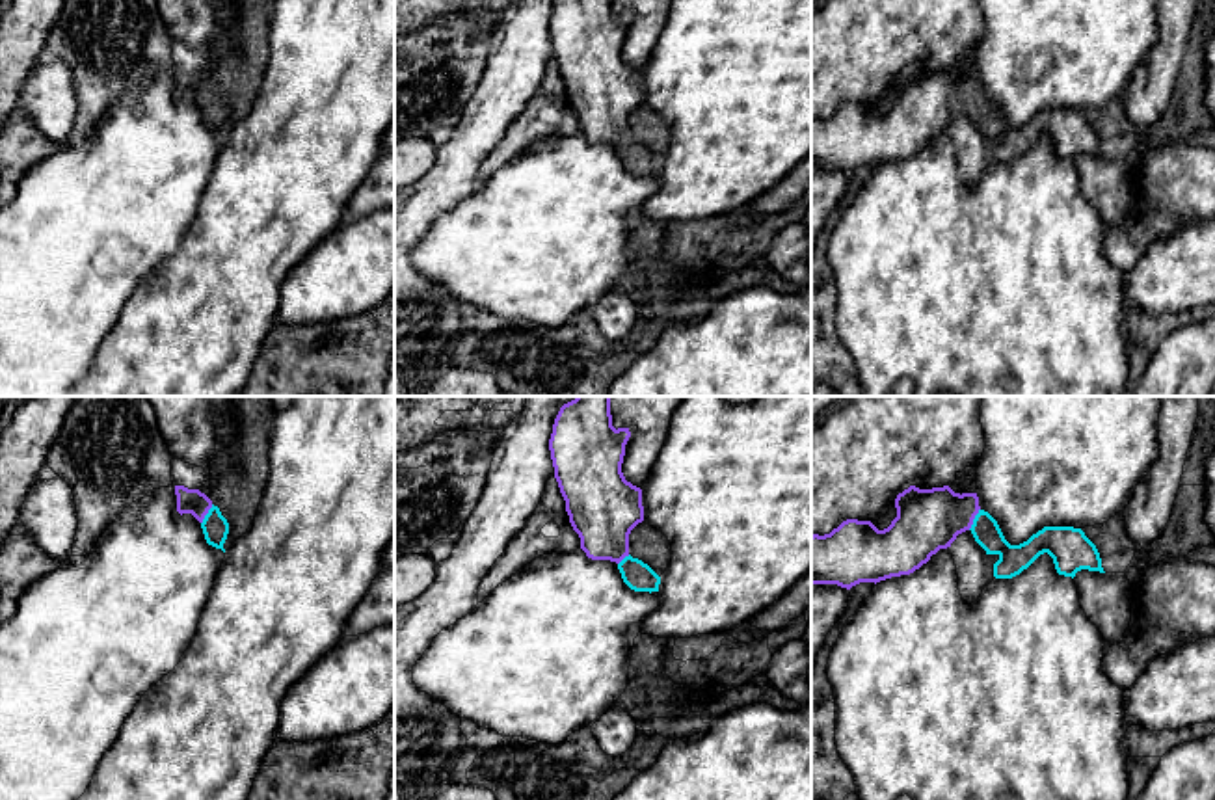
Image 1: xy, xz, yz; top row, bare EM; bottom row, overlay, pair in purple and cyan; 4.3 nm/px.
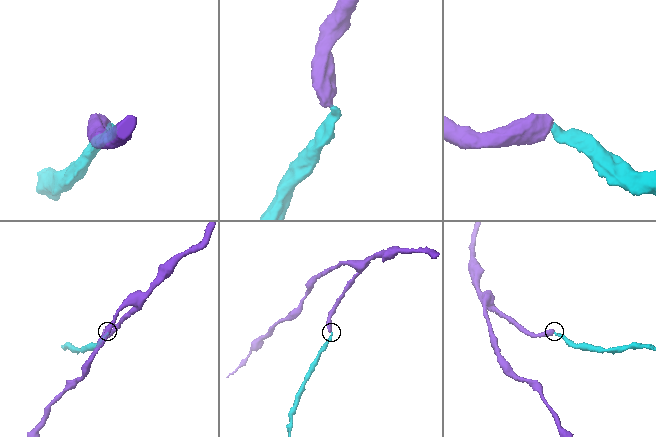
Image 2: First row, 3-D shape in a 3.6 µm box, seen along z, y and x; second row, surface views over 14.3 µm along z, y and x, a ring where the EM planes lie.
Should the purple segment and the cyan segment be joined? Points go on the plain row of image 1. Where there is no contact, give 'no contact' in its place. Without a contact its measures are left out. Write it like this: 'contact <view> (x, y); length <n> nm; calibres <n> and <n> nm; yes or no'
contact yz (974, 101); length 110 nm; calibres 280 and 130 nm; yes

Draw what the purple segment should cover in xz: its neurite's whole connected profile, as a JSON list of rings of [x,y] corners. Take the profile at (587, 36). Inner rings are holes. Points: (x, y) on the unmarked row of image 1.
[[[556,0],[549,22],[554,61],[566,84],[581,132],[592,143],[618,147],[623,166],[634,175],[659,175],[661,160],[629,138],[629,117],[644,104],[642,73],[625,63],[621,47],[629,11],[614,11],[612,0]]]

